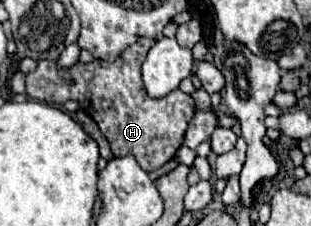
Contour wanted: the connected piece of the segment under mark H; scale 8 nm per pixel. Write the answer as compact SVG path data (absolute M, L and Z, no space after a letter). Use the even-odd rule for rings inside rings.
M141 38L115 62L77 62L69 70L59 70L55 60L39 60L37 68L27 74L27 96L49 104L63 104L67 100L79 102L109 140L113 156L133 154L145 172L157 170L169 162L183 144L185 130L195 114L195 104L193 98L179 88L159 100L147 96L141 80L141 64L153 44L155 40ZM71 80L75 84L69 84Z

